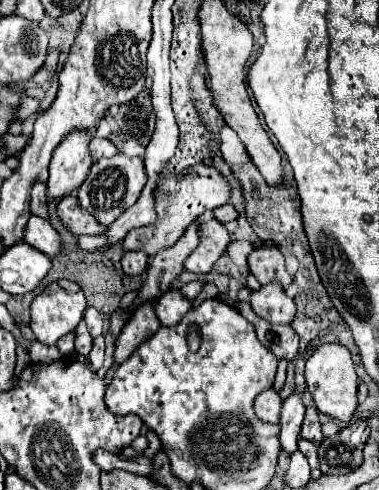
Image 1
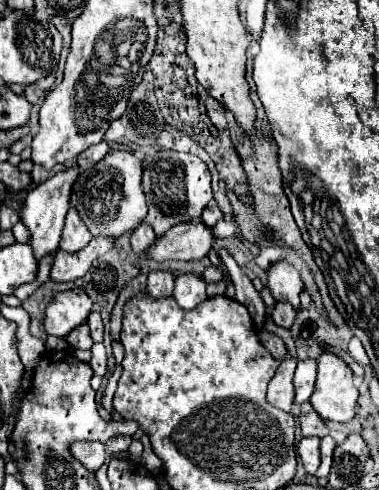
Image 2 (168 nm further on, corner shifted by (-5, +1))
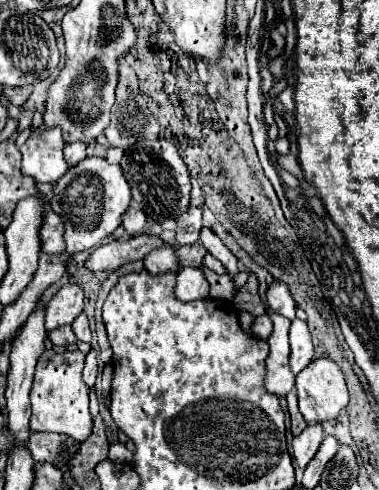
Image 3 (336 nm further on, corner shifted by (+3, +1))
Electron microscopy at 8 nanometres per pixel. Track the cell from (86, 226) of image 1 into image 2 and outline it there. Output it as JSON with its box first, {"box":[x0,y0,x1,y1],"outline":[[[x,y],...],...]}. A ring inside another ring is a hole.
{"box":[60,208,92,252],"outline":[[[74,208],[68,210],[66,214],[66,224],[62,230],[62,240],[60,240],[60,250],[64,252],[78,252],[82,250],[88,242],[92,240],[92,234],[88,232],[88,228],[84,226],[84,222],[80,220],[80,216],[76,214]]]}

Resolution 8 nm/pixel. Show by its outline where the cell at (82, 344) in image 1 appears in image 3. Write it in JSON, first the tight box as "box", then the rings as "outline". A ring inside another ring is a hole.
{"box":[48,326,78,348],"outline":[[[64,326],[64,328],[56,328],[56,330],[52,330],[52,332],[48,334],[48,338],[50,338],[52,344],[58,346],[58,348],[66,348],[66,346],[72,346],[72,344],[78,342],[78,338],[76,338],[76,334],[72,332],[70,326]]]}

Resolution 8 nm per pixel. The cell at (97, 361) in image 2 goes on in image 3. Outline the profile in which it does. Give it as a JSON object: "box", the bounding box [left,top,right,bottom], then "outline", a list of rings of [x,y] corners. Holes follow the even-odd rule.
{"box":[84,350,98,388],"outline":[[[90,350],[86,354],[86,366],[84,366],[84,382],[94,388],[98,376],[98,362],[96,362],[96,350]]]}

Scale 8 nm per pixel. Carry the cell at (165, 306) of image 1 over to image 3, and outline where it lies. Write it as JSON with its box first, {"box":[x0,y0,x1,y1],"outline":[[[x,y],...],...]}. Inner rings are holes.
{"box":[176,268,208,302],"outline":[[[180,268],[176,272],[176,298],[182,302],[208,298],[208,282],[200,268]]]}

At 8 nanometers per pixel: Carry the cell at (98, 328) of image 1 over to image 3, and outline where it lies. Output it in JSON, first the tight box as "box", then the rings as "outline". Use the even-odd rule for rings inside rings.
{"box":[72,312,90,342],"outline":[[[84,312],[72,322],[72,328],[74,328],[74,334],[78,336],[80,342],[90,342],[90,326],[88,326],[88,318]]]}

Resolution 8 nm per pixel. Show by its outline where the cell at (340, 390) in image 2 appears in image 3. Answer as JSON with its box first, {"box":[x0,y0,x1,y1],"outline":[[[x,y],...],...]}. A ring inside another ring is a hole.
{"box":[296,358,348,422],"outline":[[[318,358],[296,378],[300,412],[306,422],[334,420],[348,404],[348,390],[344,376],[336,362]]]}

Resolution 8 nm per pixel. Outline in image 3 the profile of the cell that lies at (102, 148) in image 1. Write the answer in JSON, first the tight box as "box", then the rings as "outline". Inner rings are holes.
{"box":[64,142,86,166],"outline":[[[76,142],[76,144],[68,144],[64,146],[64,160],[68,162],[68,166],[74,166],[76,162],[84,160],[86,154],[86,144],[84,142]]]}

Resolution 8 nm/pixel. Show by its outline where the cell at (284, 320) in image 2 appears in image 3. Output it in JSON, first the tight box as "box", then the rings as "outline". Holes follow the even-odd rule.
{"box":[252,314,272,340],"outline":[[[264,314],[264,316],[254,318],[252,330],[254,330],[254,334],[256,334],[258,338],[264,338],[264,340],[266,340],[266,338],[272,334],[272,320],[270,320],[270,316]]]}

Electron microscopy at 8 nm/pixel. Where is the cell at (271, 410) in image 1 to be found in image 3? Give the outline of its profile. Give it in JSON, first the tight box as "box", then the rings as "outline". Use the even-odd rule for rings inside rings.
{"box":[264,308,294,398],"outline":[[[269,308],[266,313],[274,322],[274,332],[268,338],[270,344],[270,356],[266,360],[266,378],[264,386],[270,394],[284,398],[292,388],[294,388],[294,376],[288,372],[288,356],[290,356],[290,346],[288,346],[288,330],[290,330],[290,320],[276,314]]]}

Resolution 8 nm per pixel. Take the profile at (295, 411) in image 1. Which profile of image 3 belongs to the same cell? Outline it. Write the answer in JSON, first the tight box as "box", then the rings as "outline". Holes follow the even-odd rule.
{"box":[290,320,314,376],"outline":[[[292,320],[292,328],[290,328],[290,370],[294,376],[298,376],[314,358],[314,346],[310,340],[310,332],[306,322],[302,320]]]}

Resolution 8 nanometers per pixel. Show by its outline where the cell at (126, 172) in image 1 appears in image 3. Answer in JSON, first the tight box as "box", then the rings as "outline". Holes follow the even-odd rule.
{"box":[50,158,132,254],"outline":[[[84,158],[72,166],[54,186],[50,208],[64,220],[66,250],[78,254],[98,246],[118,226],[122,226],[122,214],[132,202],[130,186],[118,164],[110,164],[106,158]]]}

